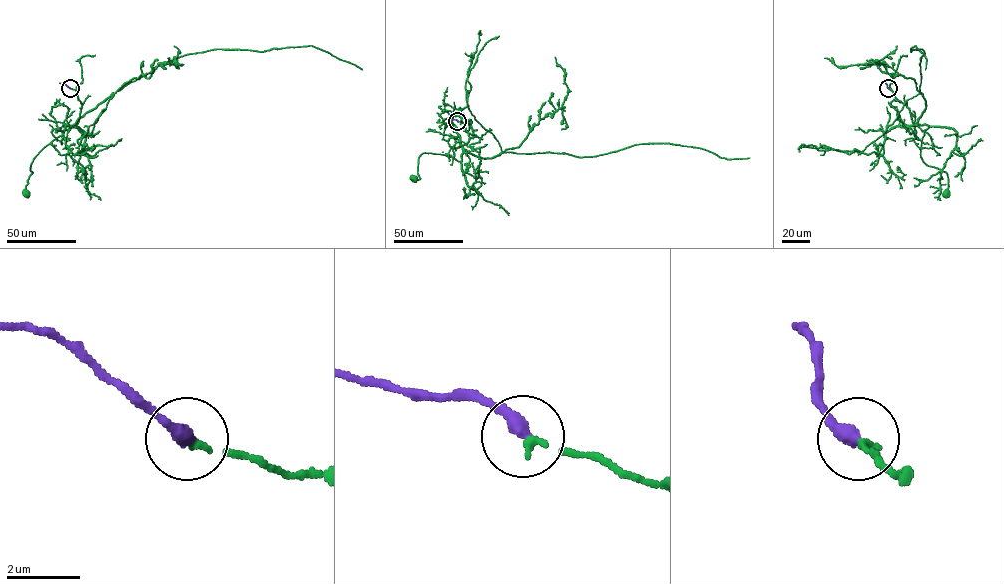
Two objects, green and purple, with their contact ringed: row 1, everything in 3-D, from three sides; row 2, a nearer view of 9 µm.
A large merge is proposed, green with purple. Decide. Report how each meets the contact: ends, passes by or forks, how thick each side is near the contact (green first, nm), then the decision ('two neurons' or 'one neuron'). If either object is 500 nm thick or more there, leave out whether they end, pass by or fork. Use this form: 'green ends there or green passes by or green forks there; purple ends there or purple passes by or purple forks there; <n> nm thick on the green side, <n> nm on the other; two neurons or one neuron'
green ends there; purple ends there; 180 nm thick on the green side, 400 nm on the other; one neuron

